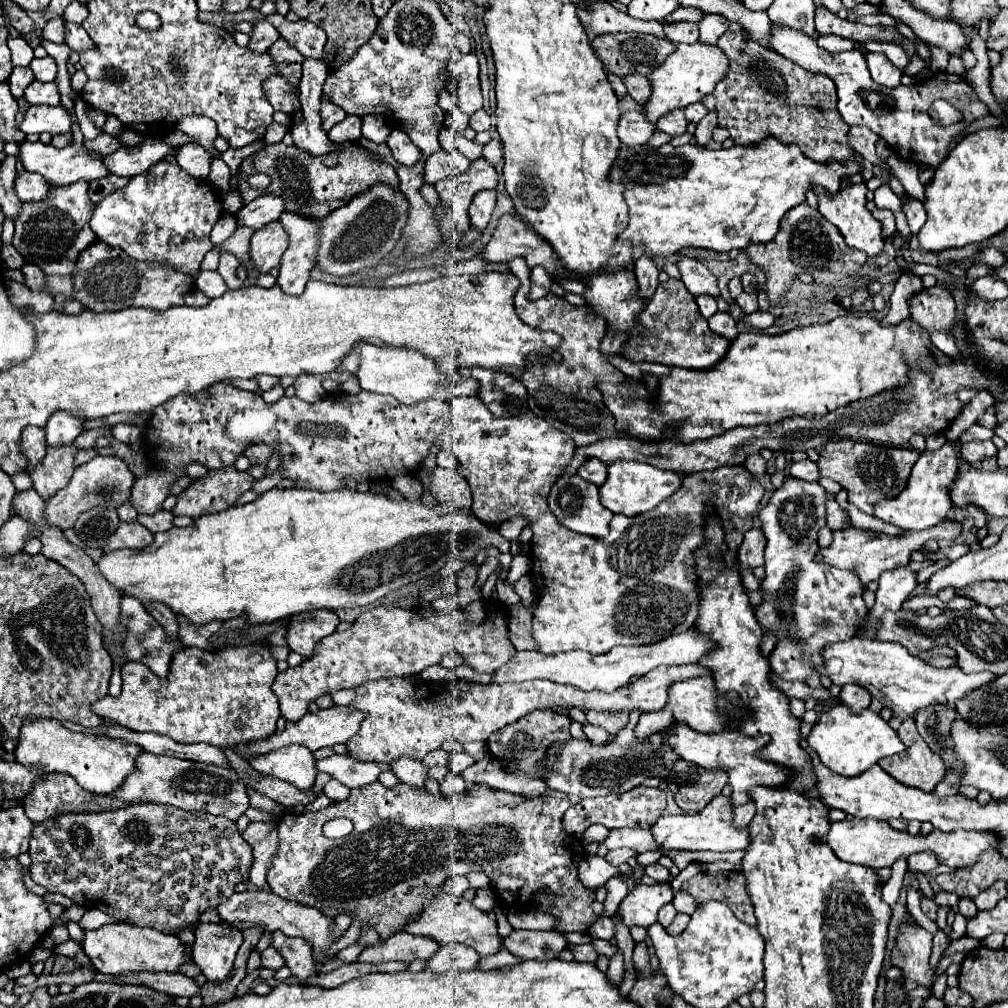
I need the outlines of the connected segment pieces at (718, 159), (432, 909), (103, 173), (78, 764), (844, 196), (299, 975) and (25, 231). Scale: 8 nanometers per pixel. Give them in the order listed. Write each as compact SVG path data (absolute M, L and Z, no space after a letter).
M768 137L760 143L732 145L730 149L708 149L700 145L672 147L662 145L658 149L650 145L640 147L620 147L616 167L612 167L612 181L626 187L624 199L630 207L630 223L620 239L628 239L634 245L634 259L644 251L650 255L670 255L684 247L704 247L728 253L730 249L744 249L750 243L768 243L776 237L780 219L796 205L806 201L806 193L814 191L814 183L834 197L840 189L840 179L844 175L860 173L862 165L856 161L826 161L818 163L806 157L800 147L776 143Z
M448 893L438 895L432 905L424 907L424 915L420 915L420 919L416 919L416 923L412 923L412 927L406 927L406 931L432 937L440 945L444 945L444 943L464 943L464 945L476 949L480 957L494 955L502 947L502 937L498 935L496 919L490 913L474 907L468 899L452 897Z
M76 123L76 131L72 133L72 143L64 149L56 149L54 145L44 145L44 143L30 143L30 141L24 141L20 145L20 161L24 165L26 171L32 171L32 173L40 173L44 175L44 179L48 179L50 183L54 185L70 185L70 183L76 183L76 181L94 181L94 179L100 179L100 177L108 177L110 171L108 167L104 165L102 157L100 155L94 155L92 151L86 149L84 145L84 137L80 133L80 127Z
M36 719L22 727L18 747L14 749L16 761L24 765L42 765L46 773L68 773L76 783L94 795L108 795L116 791L128 775L136 769L136 757L142 753L140 747L120 743L116 739L104 739L96 735L74 733L62 727L60 721Z
M852 185L852 187L844 187L842 191L838 191L838 195L834 199L826 199L824 195L820 195L820 191L816 191L818 195L818 211L840 229L840 233L844 235L846 243L854 249L864 251L868 257L878 257L884 251L886 239L882 233L882 225L878 219L874 219L874 215L866 209L866 185Z
M276 931L272 933L272 947L276 947L278 953L286 959L286 967L292 971L298 983L306 983L310 977L318 975L316 961L312 957L312 947L308 941L292 939Z
M56 187L56 191L52 191L52 199L46 199L44 203L24 203L24 211L16 221L12 245L16 251L20 251L26 263L38 265L44 273L70 275L74 271L78 255L96 241L96 235L88 225L90 201L74 201L64 211L64 201L58 205L58 197L64 197L64 187Z

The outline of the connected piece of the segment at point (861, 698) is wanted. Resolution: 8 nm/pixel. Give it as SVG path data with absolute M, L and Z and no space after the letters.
M844 685L838 699L840 699L842 705L846 705L848 709L852 709L856 713L866 711L870 701L872 701L868 691L864 691L864 687L856 687L856 685Z

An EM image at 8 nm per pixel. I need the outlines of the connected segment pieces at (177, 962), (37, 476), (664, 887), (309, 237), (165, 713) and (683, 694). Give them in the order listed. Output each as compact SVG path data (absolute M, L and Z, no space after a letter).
M112 923L94 931L84 931L82 949L90 957L96 971L106 975L120 975L128 971L178 971L186 961L186 949L176 935L164 935L150 927L128 923Z
M64 445L60 449L48 447L42 463L38 467L34 467L34 471L30 469L34 489L36 489L36 493L40 493L40 497L44 501L52 499L52 495L56 495L62 487L68 485L72 471L74 471L76 451L78 449L74 449L70 445Z
M654 883L654 885L636 885L620 903L618 915L620 921L632 927L650 927L656 923L656 913L662 905L672 901L670 883Z
M288 213L280 217L284 231L290 235L290 245L280 261L280 275L276 279L278 287L286 295L300 295L306 281L310 279L310 269L314 267L316 257L316 239L314 239L314 219Z
M228 645L220 651L208 653L198 647L180 649L174 657L186 657L186 663L174 663L170 675L160 679L144 663L128 661L122 665L122 693L118 697L102 697L92 705L92 711L104 719L110 719L132 731L152 731L166 735L178 743L208 743L220 749L234 747L238 743L262 741L274 735L276 721L280 719L276 695L272 693L276 661L272 659L266 645Z
M710 675L694 677L686 681L672 683L668 687L668 703L672 709L674 721L688 725L698 733L726 731L728 723L714 713L716 709L716 689Z

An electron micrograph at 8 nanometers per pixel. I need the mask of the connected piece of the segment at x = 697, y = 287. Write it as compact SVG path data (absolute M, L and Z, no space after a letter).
M682 257L678 261L678 269L682 273L682 281L684 285L688 287L688 291L692 295L712 295L712 297L718 297L720 291L718 291L718 285L716 285L716 277L696 259L692 257Z

